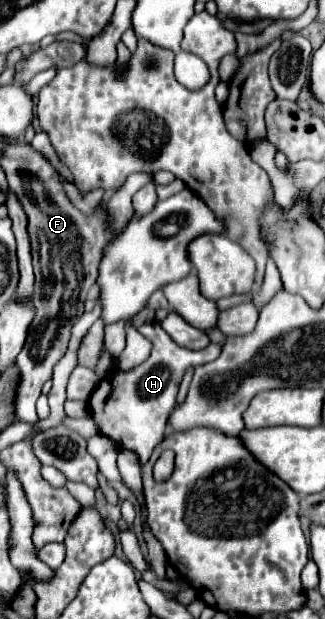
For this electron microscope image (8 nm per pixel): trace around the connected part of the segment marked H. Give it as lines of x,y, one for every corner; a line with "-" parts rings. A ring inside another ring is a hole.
159,322
139,326
139,332
153,342
151,356
135,366
129,372
113,370
107,378
99,382
95,392
89,398
91,418
97,424
99,432
111,438
125,450
131,450
139,456
139,462
145,464
153,452
153,448
163,440
167,430
167,416
171,414
177,398
177,390
187,366
201,366
215,360
221,354
219,344
209,344
205,350
187,350
179,348
173,340
169,340
167,332
159,328

